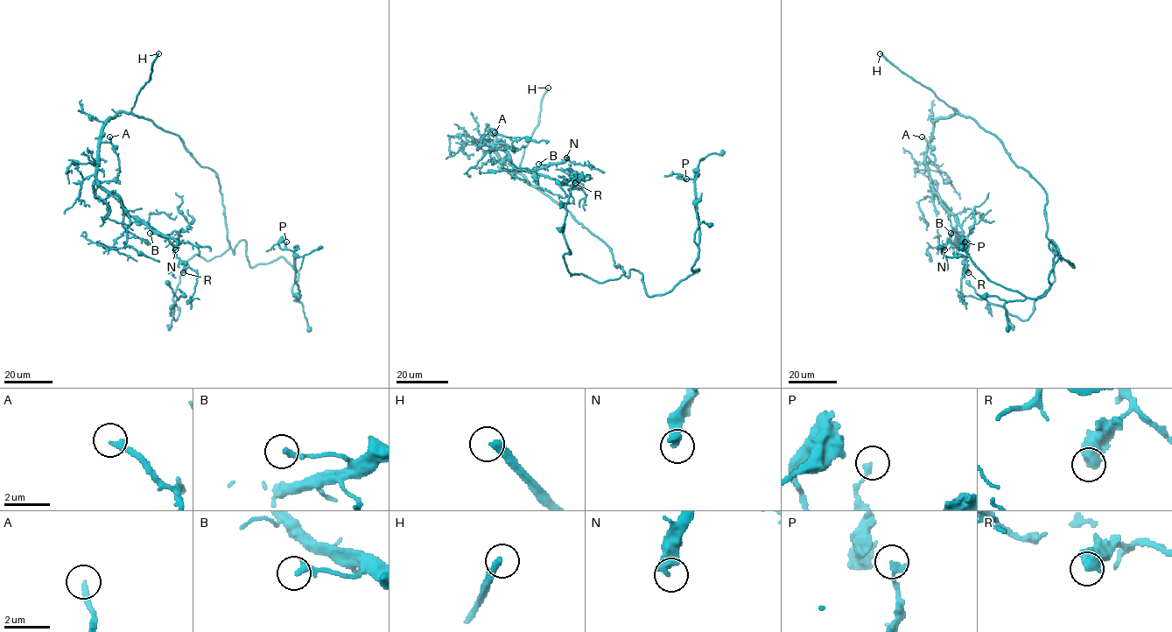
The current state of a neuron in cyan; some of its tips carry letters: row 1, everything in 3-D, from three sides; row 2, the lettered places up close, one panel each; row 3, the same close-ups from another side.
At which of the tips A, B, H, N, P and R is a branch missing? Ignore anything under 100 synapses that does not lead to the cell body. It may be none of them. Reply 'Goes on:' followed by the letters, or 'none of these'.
Goes on: H, N

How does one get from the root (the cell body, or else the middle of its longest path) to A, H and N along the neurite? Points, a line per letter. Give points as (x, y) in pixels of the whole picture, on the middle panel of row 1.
A: (593, 235), (522, 175), (503, 167), (499, 155), (486, 142), (495, 139), (494, 132)
H: (593, 235), (518, 171), (523, 148), (537, 124), (541, 99), (548, 87)
N: (593, 235), (522, 175), (505, 170), (481, 137), (502, 149), (518, 167), (537, 170), (562, 163), (566, 158)

